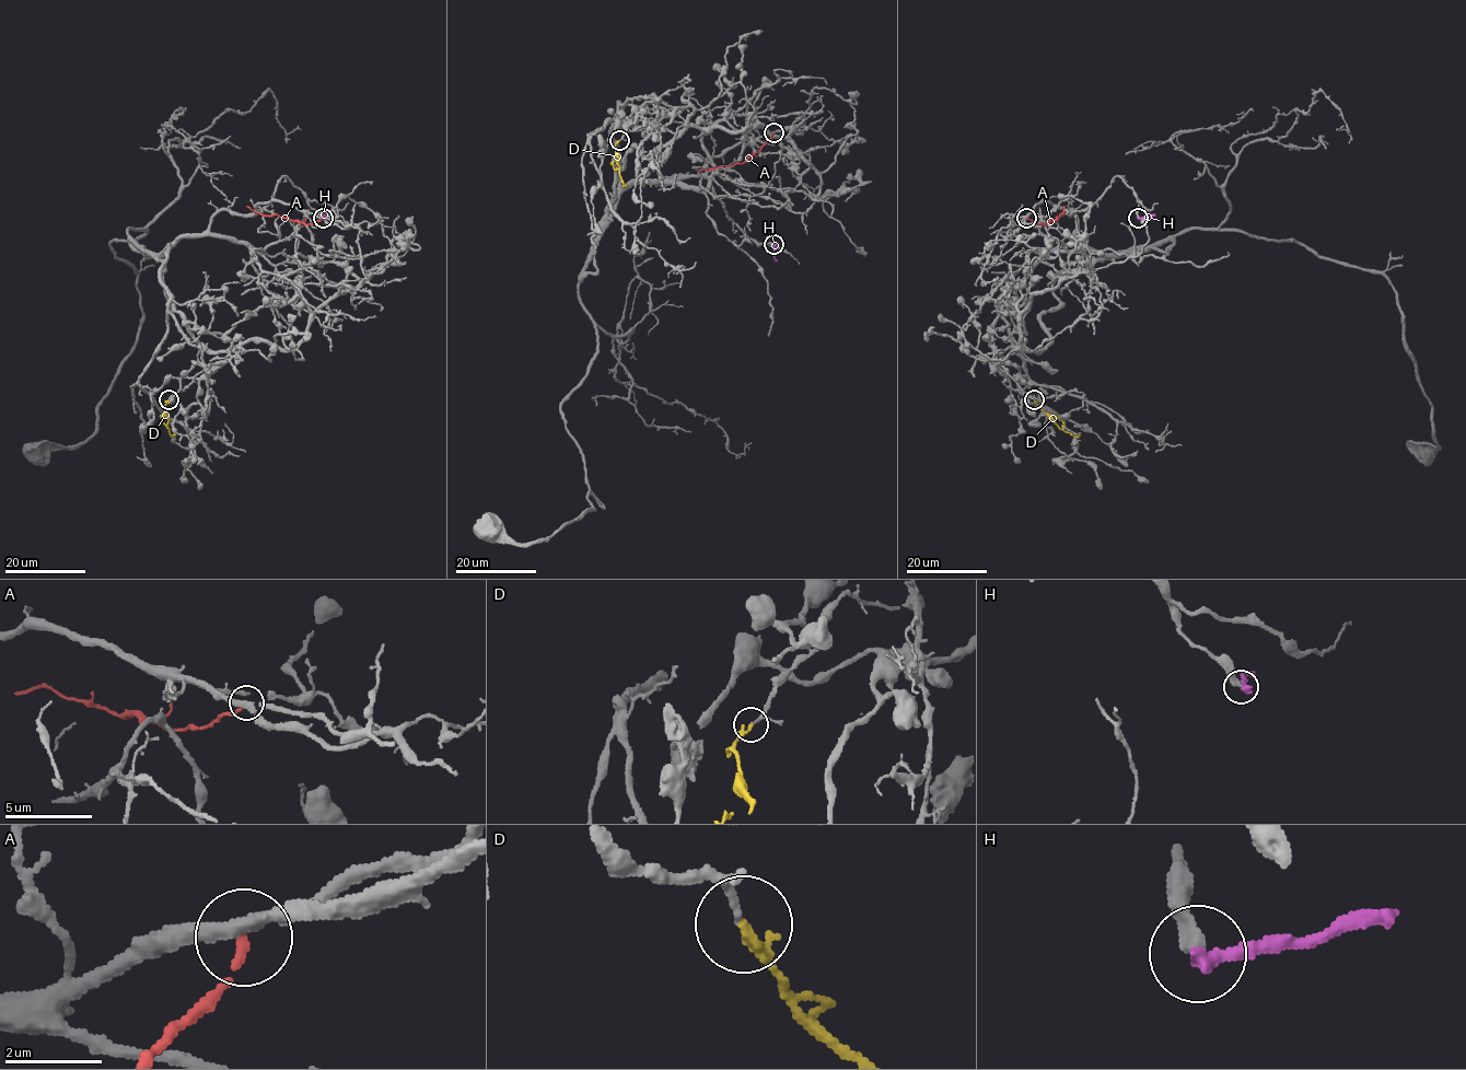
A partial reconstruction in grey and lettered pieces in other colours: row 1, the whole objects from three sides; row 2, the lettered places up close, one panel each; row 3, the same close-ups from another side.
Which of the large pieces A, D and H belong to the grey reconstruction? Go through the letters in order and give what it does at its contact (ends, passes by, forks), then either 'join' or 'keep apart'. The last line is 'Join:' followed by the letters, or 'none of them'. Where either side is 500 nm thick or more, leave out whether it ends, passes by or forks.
A: it ends there; keep apart
D: it passes by; join
H: it ends there; keep apart
Join: D

